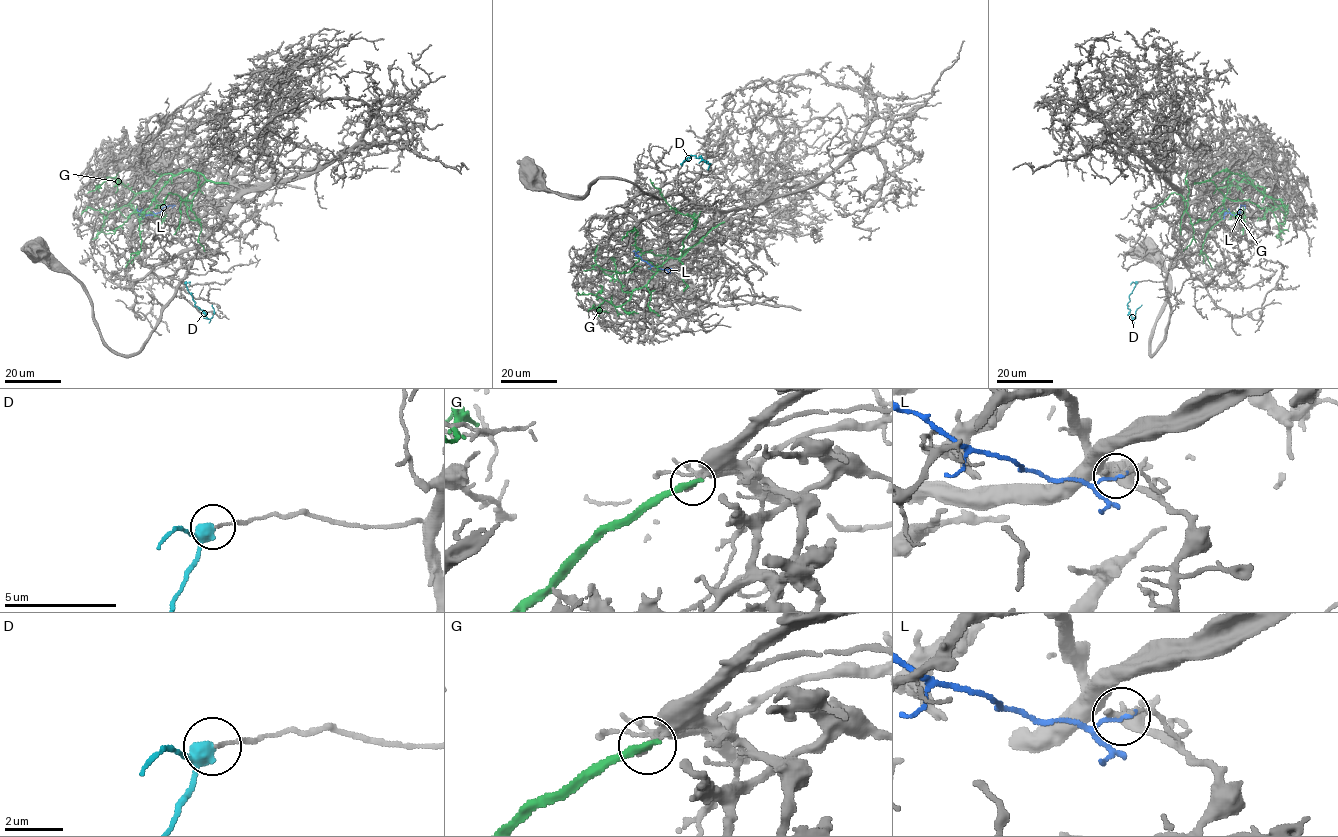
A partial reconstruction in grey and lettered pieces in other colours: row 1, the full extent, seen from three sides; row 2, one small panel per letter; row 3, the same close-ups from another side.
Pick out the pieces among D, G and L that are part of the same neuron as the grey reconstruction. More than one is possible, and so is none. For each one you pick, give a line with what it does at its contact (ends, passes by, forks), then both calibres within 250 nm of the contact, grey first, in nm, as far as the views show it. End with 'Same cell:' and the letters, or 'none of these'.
Same cell: none of these

